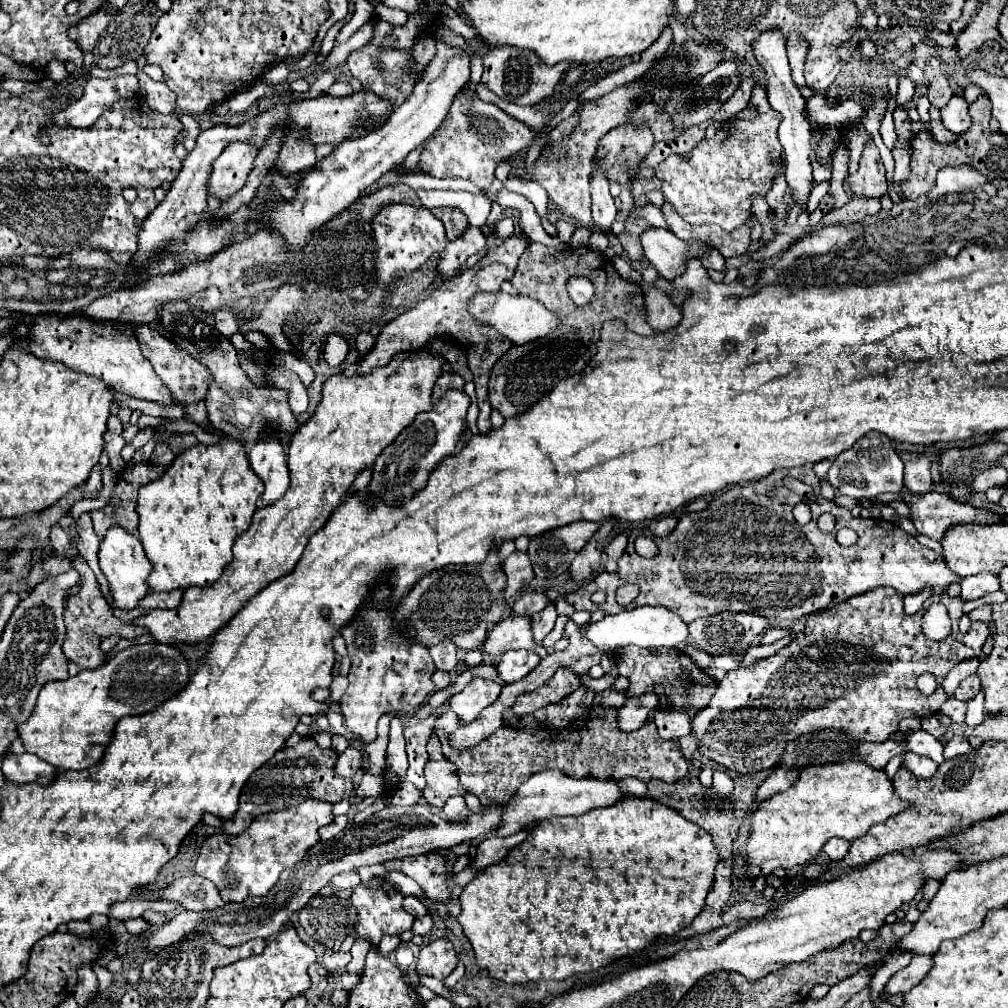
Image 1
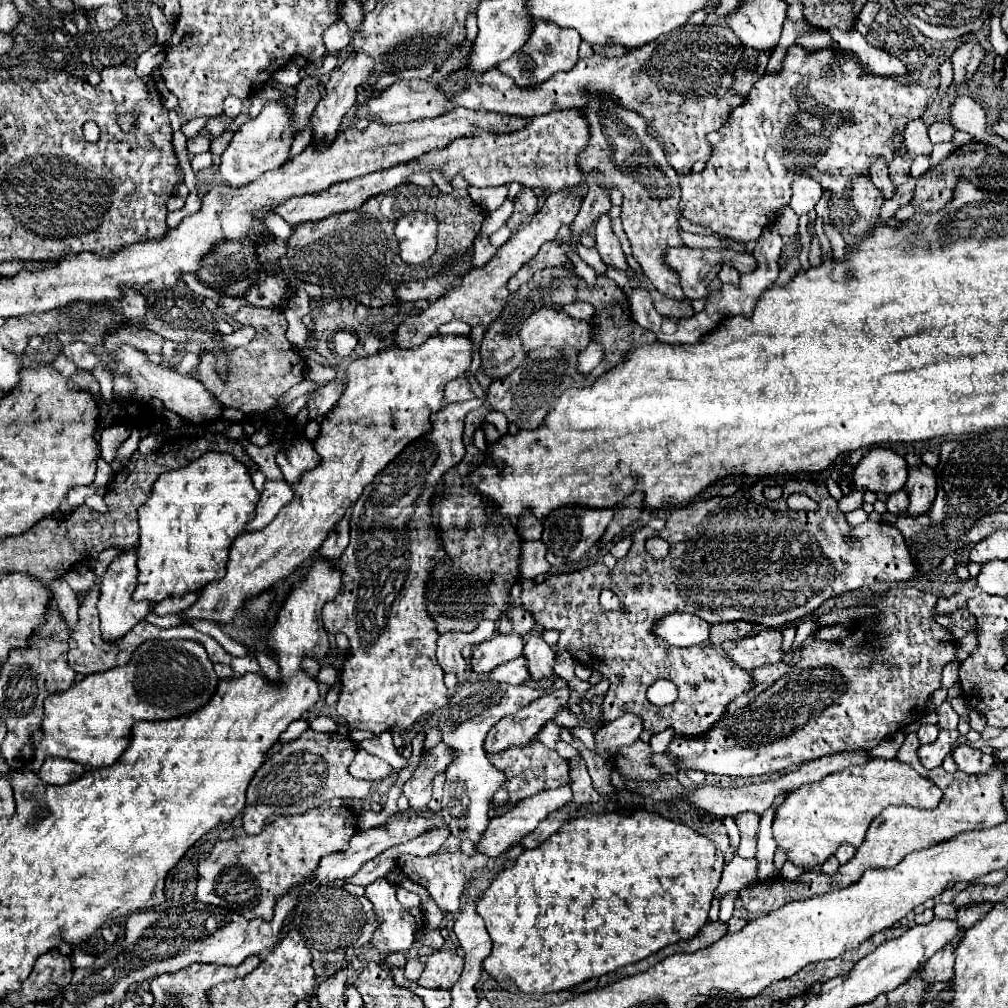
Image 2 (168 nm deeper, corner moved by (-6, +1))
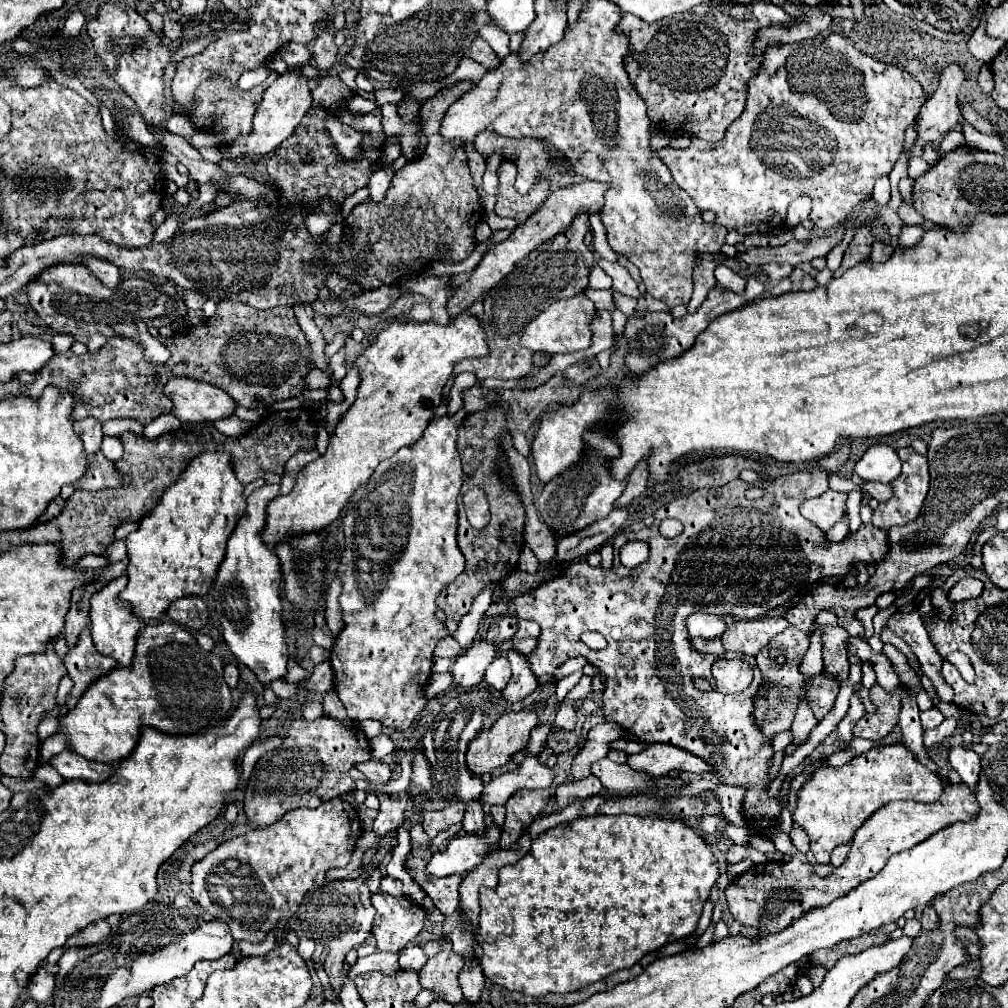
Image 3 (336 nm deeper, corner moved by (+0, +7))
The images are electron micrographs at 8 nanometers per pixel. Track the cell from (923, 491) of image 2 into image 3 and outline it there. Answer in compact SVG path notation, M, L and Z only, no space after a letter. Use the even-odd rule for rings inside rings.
M912 447L898 449L898 457L900 457L900 461L902 461L902 473L890 483L892 489L894 489L894 495L892 495L892 499L888 499L886 503L880 503L880 505L878 505L878 509L874 511L874 519L872 519L872 525L874 525L874 527L880 527L880 529L884 529L884 531L888 531L888 529L894 527L894 525L902 527L902 525L914 521L914 519L920 515L922 503L924 503L926 493L928 493L930 475L928 475L926 457L924 457L924 455L918 455Z

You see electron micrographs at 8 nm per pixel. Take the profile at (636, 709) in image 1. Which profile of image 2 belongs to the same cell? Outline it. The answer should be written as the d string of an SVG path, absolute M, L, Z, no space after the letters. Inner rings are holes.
M626 713L618 717L618 721L610 721L596 731L596 747L598 753L612 755L624 745L632 745L642 733L642 721L638 717Z

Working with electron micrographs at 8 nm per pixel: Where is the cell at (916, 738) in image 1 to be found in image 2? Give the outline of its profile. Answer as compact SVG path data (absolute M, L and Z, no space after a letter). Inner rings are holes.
M922 725L918 729L918 739L922 745L936 741L936 737L938 737L938 725Z

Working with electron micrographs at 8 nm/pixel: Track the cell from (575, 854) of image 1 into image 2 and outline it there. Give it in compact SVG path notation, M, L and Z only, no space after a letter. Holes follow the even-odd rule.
M632 809L628 813L602 811L600 815L598 813L586 813L582 817L574 817L566 825L562 825L562 829L558 829L558 833L550 835L542 845L538 845L536 849L524 851L516 859L516 863L510 869L502 871L490 883L490 887L482 893L482 897L478 897L476 913L484 919L486 929L492 937L492 951L490 951L490 957L486 957L486 961L484 961L484 971L490 977L494 977L498 981L498 985L506 991L548 993L548 991L570 989L570 987L574 987L574 985L578 985L590 977L598 977L598 975L616 971L618 967L636 963L636 961L656 953L658 949L662 949L670 943L676 943L680 939L690 939L690 937L694 937L694 933L700 931L700 927L708 921L712 893L720 883L722 867L724 867L724 855L714 845L714 841L710 841L706 835L696 833L694 829L690 829L678 821L666 819L658 813L650 813L644 809Z

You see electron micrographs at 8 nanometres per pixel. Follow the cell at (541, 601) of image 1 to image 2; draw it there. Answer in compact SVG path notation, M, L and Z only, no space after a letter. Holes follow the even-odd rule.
M520 605L506 609L506 613L500 617L500 633L528 635L532 629L534 617L530 617L530 613L526 613L526 609L522 609Z

